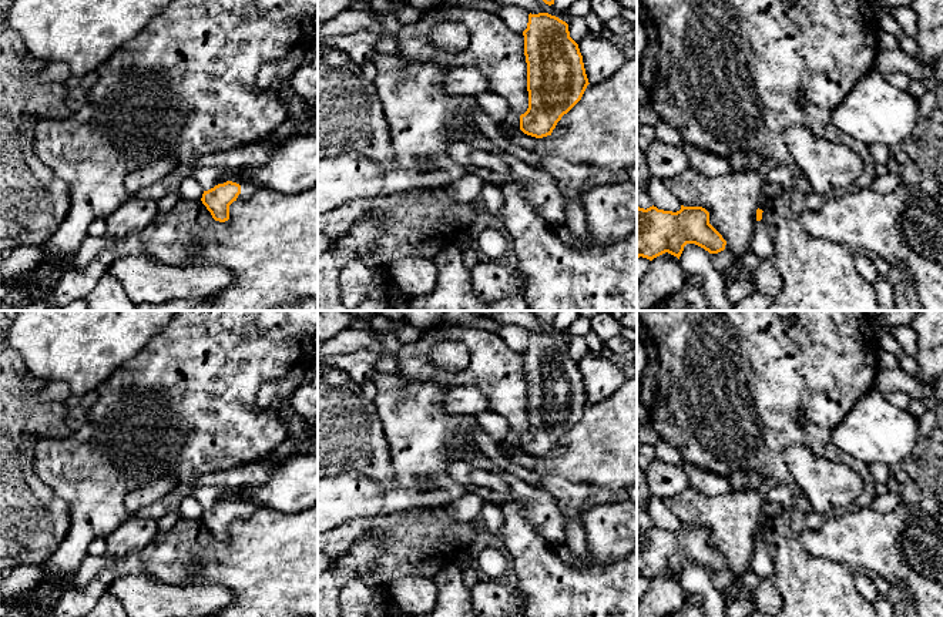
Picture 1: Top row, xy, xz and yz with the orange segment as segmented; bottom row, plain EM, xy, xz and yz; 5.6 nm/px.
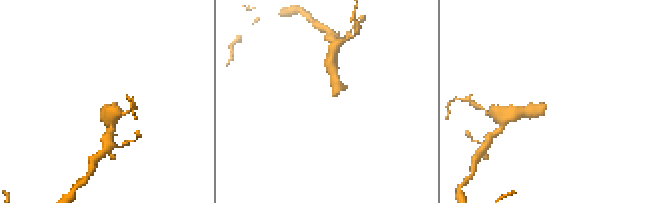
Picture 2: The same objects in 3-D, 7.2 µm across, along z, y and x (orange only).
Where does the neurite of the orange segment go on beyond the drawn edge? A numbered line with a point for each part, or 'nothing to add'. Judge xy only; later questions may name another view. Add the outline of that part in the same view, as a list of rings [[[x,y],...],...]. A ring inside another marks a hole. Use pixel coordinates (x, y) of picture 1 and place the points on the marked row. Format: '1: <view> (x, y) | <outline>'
1: xy (208, 178) | [[[201,168],[194,171],[194,177],[204,191],[226,181],[239,184],[241,194],[236,201],[246,201],[259,188],[259,185],[244,170]]]

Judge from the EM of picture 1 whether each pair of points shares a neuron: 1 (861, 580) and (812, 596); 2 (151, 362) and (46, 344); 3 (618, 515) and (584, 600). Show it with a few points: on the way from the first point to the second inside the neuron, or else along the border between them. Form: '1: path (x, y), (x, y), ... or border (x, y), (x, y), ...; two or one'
1: border (853, 576), (856, 590), (868, 602); two
2: border (155, 335), (106, 379); two
3: border (621, 559), (611, 563); two

